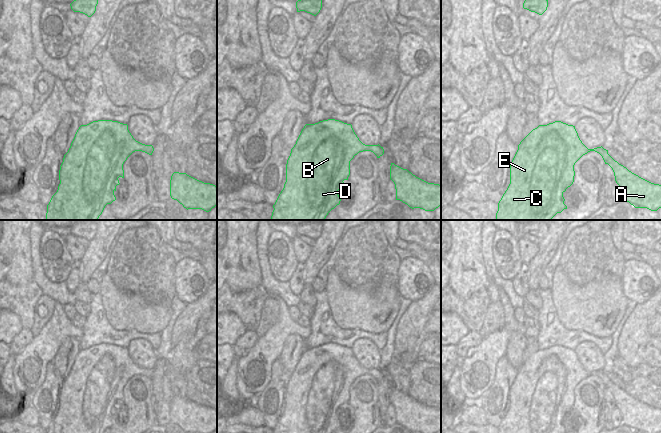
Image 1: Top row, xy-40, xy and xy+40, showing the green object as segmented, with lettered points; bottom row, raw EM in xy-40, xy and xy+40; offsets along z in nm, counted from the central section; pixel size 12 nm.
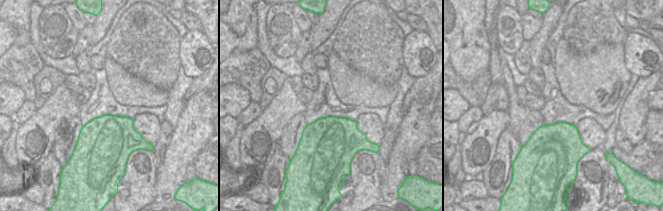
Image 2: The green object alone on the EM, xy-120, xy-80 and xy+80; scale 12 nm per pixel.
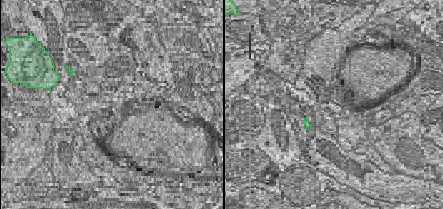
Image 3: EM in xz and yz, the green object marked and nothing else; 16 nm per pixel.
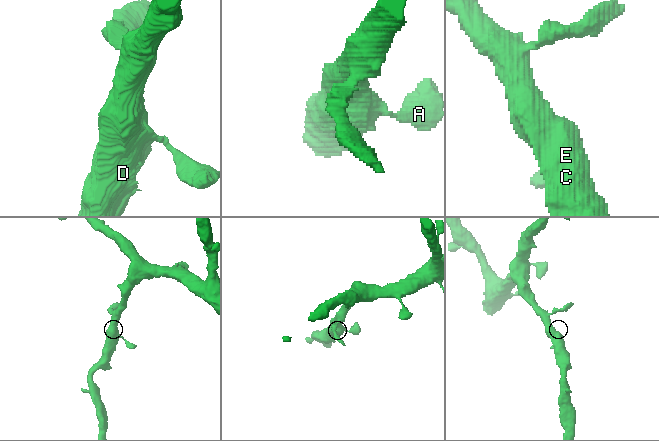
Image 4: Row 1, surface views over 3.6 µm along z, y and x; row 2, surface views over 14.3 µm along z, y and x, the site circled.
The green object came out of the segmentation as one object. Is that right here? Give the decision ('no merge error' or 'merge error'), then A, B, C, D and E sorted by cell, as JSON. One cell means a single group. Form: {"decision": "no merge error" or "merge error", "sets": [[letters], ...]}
{"decision": "no merge error", "sets": [["A", "B", "C", "D", "E"]]}

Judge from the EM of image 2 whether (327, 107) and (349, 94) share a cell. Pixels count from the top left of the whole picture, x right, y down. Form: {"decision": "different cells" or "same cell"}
{"decision": "different cells"}

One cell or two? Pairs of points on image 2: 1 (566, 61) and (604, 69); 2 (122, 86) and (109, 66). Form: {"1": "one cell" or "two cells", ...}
{"1": "one cell", "2": "one cell"}

